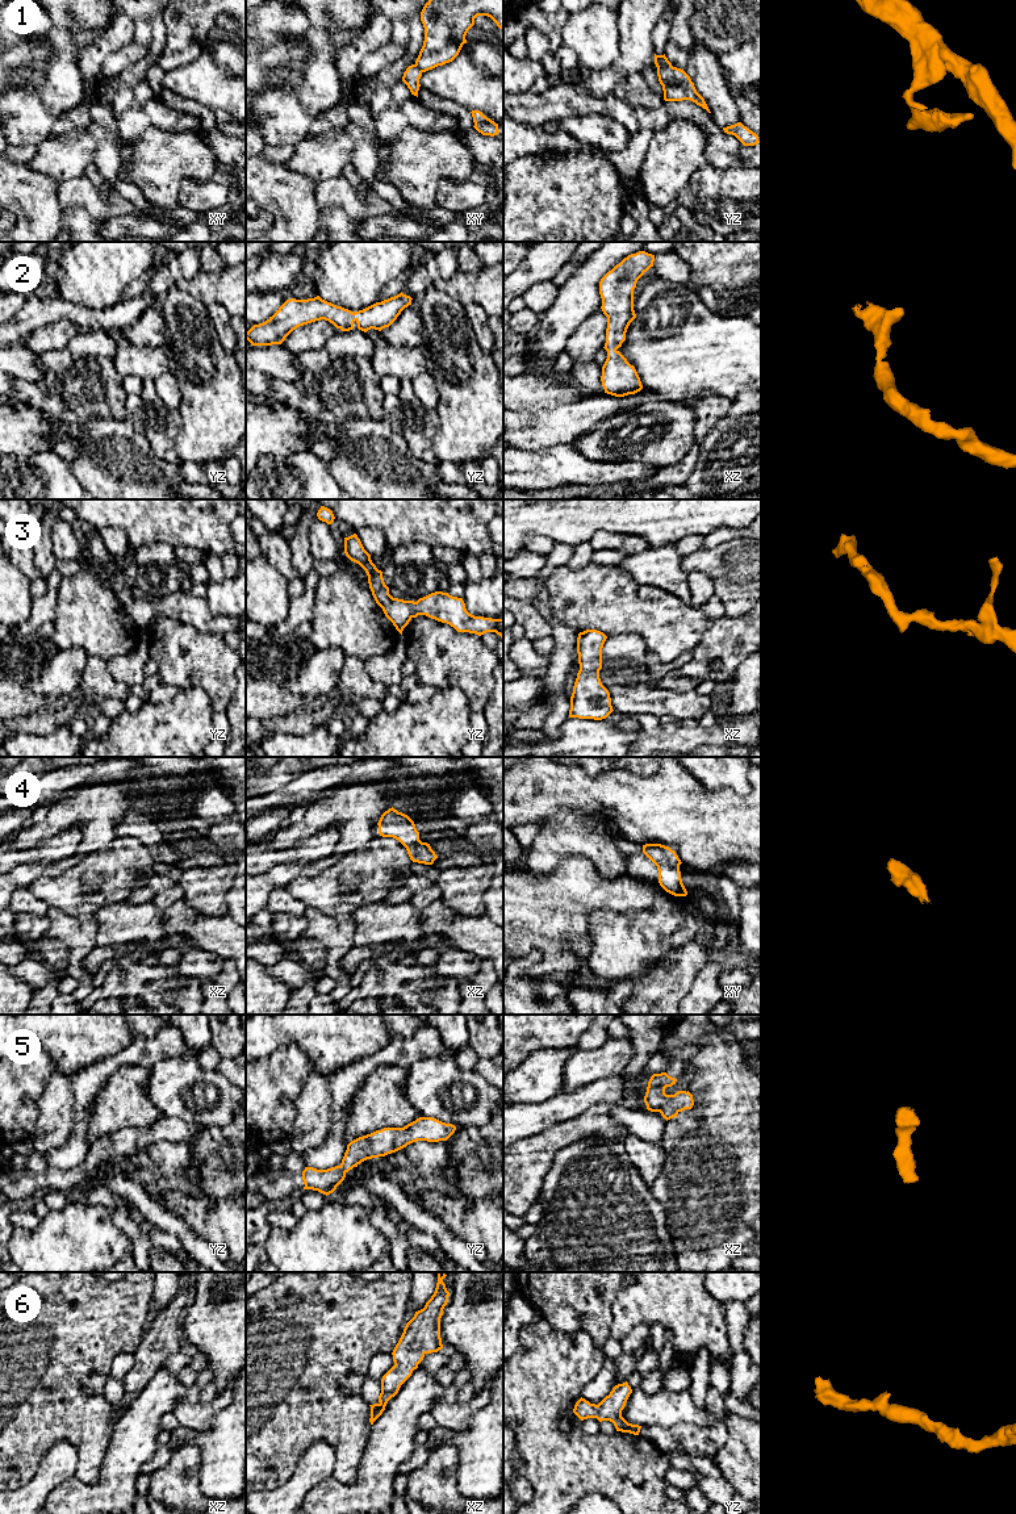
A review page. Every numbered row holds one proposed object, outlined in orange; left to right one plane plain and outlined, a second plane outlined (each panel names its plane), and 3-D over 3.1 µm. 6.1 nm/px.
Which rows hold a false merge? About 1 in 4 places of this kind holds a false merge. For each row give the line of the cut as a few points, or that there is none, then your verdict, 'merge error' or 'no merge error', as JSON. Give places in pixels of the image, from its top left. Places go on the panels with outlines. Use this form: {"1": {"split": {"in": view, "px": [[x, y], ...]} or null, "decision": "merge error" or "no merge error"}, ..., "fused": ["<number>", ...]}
{"1": {"split": {"in": "yz", "px": [[672, 66], [667, 68], [657, 67]]}, "decision": "merge error"}, "2": {"split": null, "decision": "no merge error"}, "3": {"split": null, "decision": "no merge error"}, "4": {"split": null, "decision": "no merge error"}, "5": {"split": null, "decision": "no merge error"}, "6": {"split": null, "decision": "no merge error"}, "fused": ["1"]}

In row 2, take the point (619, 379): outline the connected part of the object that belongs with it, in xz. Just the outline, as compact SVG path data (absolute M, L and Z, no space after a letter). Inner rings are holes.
M639 251L624 258L599 281L602 311L607 317L606 343L607 359L602 367L605 393L624 397L643 389L634 365L618 351L626 340L630 323L636 318L634 310L634 289L637 280L653 267L655 255Z

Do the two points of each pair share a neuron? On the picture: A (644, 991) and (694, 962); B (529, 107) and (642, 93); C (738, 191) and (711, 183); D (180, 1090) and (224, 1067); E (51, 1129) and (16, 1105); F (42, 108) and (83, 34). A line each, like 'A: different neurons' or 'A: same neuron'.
A: same neuron
B: different neurons
C: same neuron
D: different neurons
E: different neurons
F: different neurons

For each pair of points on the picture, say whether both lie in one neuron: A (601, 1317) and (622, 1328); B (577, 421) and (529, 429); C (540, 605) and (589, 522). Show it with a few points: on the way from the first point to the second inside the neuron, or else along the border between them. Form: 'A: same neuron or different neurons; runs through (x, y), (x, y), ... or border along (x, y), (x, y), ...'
A: different neurons; border along (617, 1292), (613, 1304), (610, 1337)
B: same neuron; runs through (565, 423), (540, 429)
C: different neurons; border along (555, 542), (572, 547)

